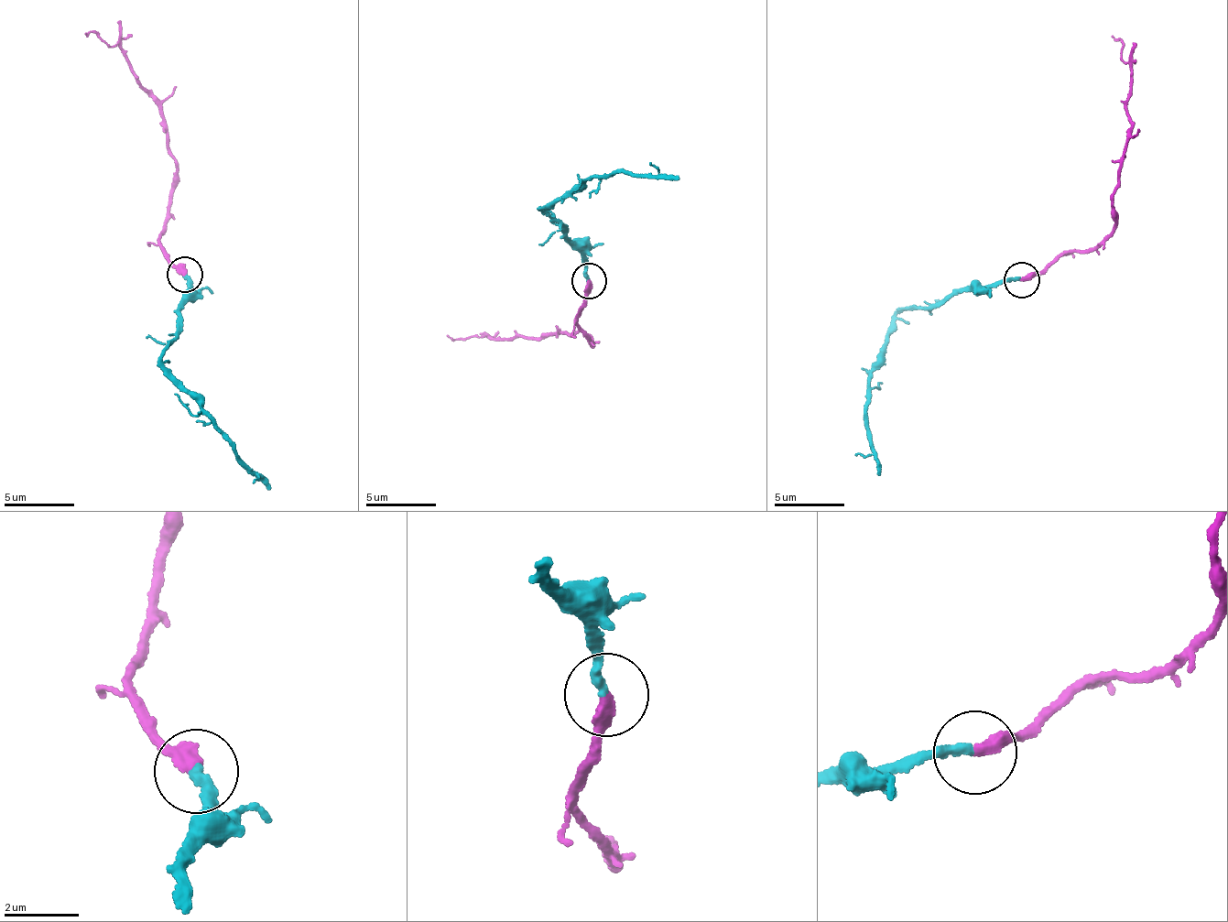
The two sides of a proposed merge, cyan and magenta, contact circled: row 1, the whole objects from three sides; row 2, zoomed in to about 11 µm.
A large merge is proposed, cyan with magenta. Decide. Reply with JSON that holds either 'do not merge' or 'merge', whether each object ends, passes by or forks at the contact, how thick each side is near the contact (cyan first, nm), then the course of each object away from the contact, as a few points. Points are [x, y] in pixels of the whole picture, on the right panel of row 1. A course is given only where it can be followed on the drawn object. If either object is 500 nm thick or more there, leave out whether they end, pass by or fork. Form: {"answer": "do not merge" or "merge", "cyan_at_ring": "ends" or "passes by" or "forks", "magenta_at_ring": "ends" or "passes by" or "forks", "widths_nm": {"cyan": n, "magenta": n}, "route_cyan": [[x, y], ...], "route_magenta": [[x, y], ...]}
{"answer": "merge", "cyan_at_ring": "ends", "magenta_at_ring": "ends", "widths_nm": {"cyan": 260, "magenta": 420}, "route_cyan": [[1021, 281], [971, 285], [902, 313], [885, 336], [872, 375], [865, 408], [877, 475]], "route_magenta": [[1021, 281], [1045, 273], [1112, 233], [1132, 73], [1120, 54], [1122, 39], [1111, 34]]}

